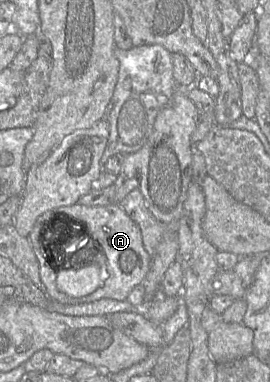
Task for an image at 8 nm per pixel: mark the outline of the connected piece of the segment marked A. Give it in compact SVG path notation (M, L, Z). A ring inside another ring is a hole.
M74 204L69 206L60 207L54 210L47 211L40 215L37 220L42 221L42 228L45 228L52 217L57 214L67 216L56 216L51 221L52 229L47 231L46 235L42 238L43 245L46 252L46 262L48 265L51 262L54 269L63 267L60 264L58 250L52 250L54 246L54 237L49 236L55 228L67 228L70 234L71 230L75 230L79 235L89 234L89 236L98 243L100 246L100 253L106 258L106 272L107 278L92 294L79 299L79 304L84 301L93 300L99 301L101 299L112 299L117 301L127 300L130 292L139 284L142 284L149 271L152 257L146 252L142 242L142 235L138 225L126 214L119 204L110 204L107 206L85 206L81 204ZM53 256L56 260L54 260Z

